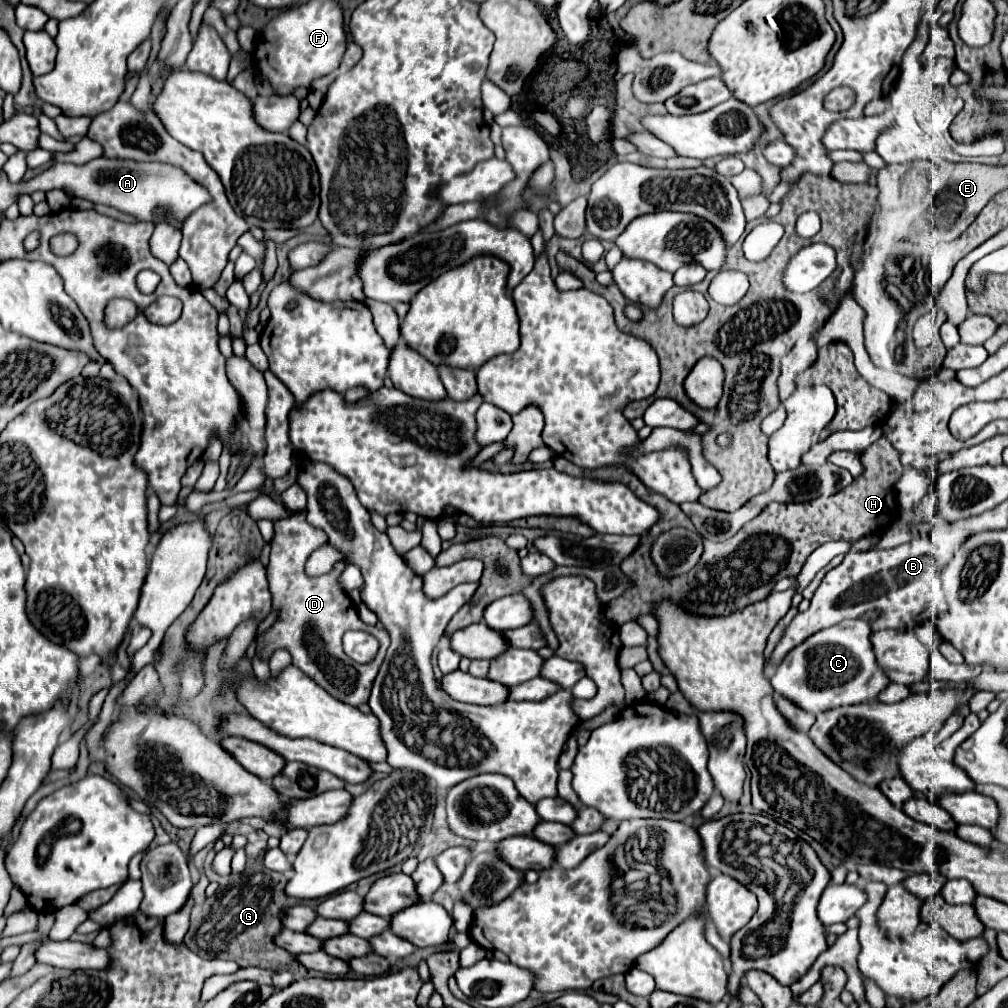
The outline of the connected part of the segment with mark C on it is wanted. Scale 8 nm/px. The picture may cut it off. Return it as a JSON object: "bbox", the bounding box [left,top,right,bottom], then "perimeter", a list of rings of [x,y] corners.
{"bbox":[770,610,890,716],"perimeter":[[[872,610],[856,620],[846,620],[844,624],[812,634],[804,644],[788,652],[776,668],[776,674],[770,680],[774,692],[814,716],[832,708],[878,700],[880,692],[890,684],[870,642],[870,622],[878,616],[880,612]]]}

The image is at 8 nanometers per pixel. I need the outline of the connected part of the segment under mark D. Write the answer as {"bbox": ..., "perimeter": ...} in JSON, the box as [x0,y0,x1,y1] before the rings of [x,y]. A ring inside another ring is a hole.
{"bbox":[256,510,390,706],"perimeter":[[[298,510],[292,512],[288,518],[282,520],[274,520],[274,536],[270,540],[272,552],[270,552],[270,564],[268,564],[268,584],[270,584],[270,594],[272,594],[272,612],[276,612],[276,622],[258,636],[258,644],[256,644],[256,654],[262,660],[270,660],[270,656],[284,648],[290,652],[292,656],[292,666],[296,666],[298,670],[302,670],[308,678],[312,678],[318,686],[322,686],[324,690],[328,690],[334,698],[348,702],[352,706],[358,706],[362,702],[368,702],[370,696],[370,688],[372,688],[372,680],[378,674],[378,668],[384,660],[386,648],[390,644],[390,636],[386,630],[376,628],[376,626],[368,626],[364,624],[358,614],[356,614],[356,606],[354,602],[346,596],[346,592],[340,586],[340,574],[344,572],[344,566],[336,566],[328,576],[316,576],[316,578],[308,578],[304,572],[304,564],[308,560],[308,556],[318,548],[318,544],[324,544],[328,538],[324,536],[324,532],[312,524],[308,524],[306,520],[306,510]],[[348,630],[364,630],[372,636],[378,638],[380,642],[380,650],[378,650],[378,662],[370,662],[370,664],[358,664],[354,662],[350,656],[344,654],[342,650],[342,636]]]}

